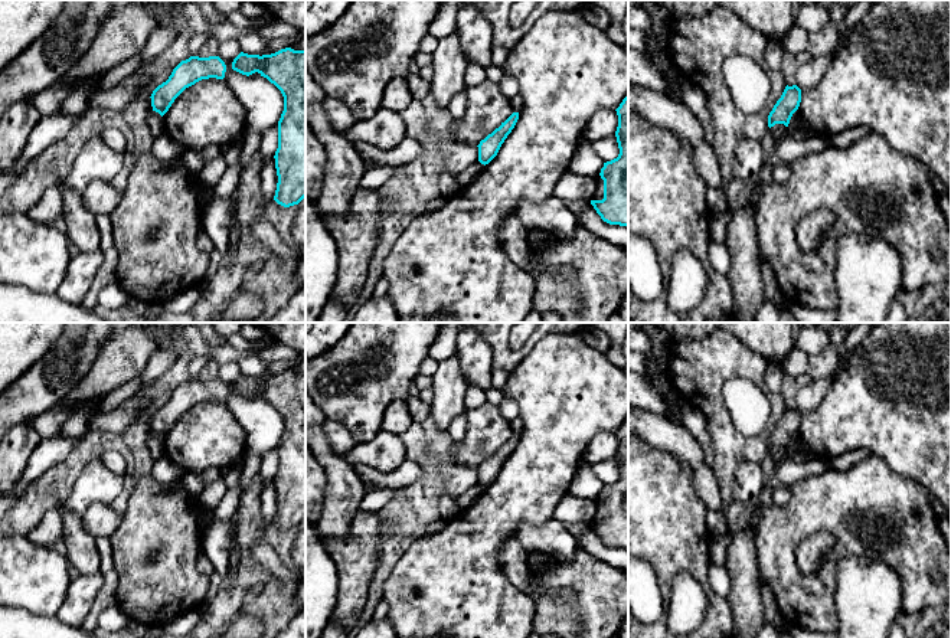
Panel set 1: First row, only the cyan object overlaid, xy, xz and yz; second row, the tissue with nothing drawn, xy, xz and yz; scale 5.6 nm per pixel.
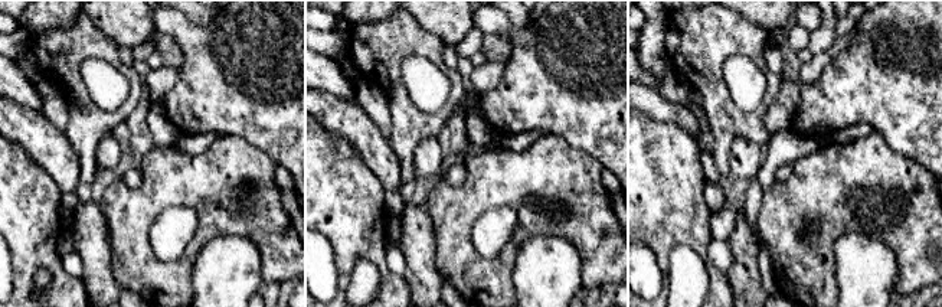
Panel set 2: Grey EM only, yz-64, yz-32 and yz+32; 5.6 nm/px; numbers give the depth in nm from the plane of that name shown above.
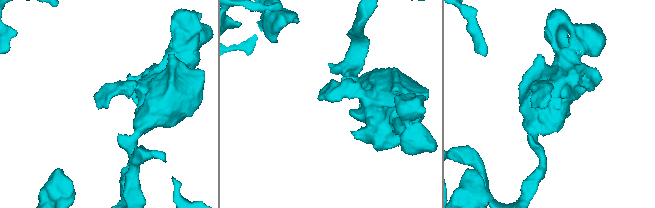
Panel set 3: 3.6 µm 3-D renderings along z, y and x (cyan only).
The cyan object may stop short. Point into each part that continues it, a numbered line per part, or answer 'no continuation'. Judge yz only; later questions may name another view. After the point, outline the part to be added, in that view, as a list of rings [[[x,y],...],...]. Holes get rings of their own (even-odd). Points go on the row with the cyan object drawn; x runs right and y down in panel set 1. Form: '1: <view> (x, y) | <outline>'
no continuation

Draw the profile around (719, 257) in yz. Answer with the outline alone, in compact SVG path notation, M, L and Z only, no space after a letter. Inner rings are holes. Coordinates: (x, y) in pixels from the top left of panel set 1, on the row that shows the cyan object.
M710 242L709 243L709 262L715 271L726 275L731 266L731 253L725 242Z

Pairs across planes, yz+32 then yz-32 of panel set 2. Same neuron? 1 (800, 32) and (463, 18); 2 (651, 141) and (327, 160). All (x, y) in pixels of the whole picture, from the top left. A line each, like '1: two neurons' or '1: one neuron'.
1: two neurons
2: one neuron

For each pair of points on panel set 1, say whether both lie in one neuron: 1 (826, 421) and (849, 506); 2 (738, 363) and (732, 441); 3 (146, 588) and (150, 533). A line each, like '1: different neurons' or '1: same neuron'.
1: different neurons
2: same neuron
3: same neuron

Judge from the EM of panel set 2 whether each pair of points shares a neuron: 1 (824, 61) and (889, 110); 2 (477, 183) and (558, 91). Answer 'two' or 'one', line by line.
1: two
2: two

